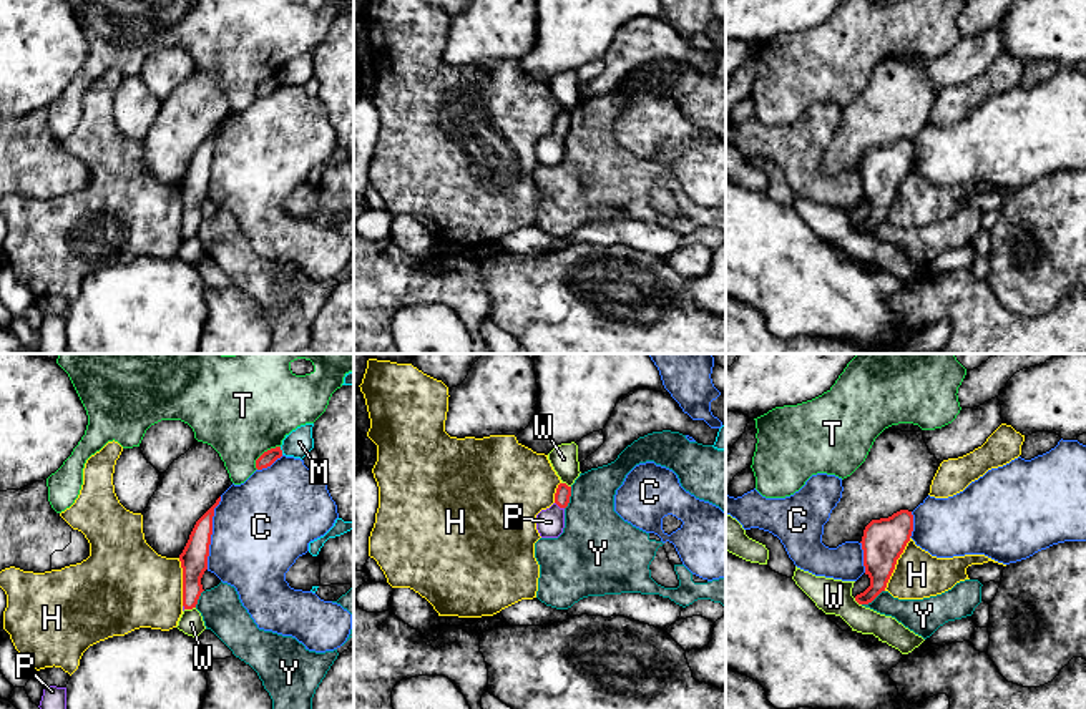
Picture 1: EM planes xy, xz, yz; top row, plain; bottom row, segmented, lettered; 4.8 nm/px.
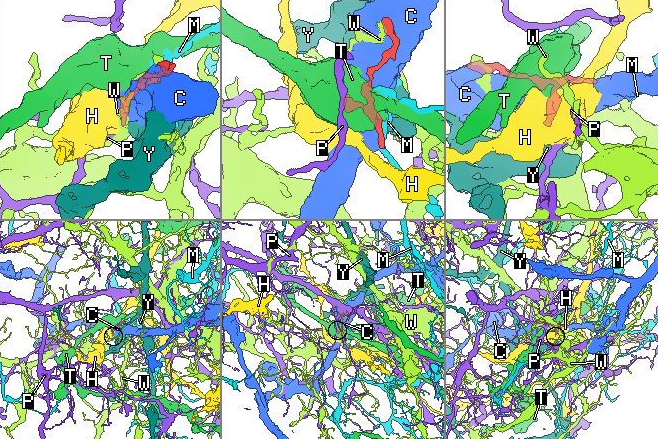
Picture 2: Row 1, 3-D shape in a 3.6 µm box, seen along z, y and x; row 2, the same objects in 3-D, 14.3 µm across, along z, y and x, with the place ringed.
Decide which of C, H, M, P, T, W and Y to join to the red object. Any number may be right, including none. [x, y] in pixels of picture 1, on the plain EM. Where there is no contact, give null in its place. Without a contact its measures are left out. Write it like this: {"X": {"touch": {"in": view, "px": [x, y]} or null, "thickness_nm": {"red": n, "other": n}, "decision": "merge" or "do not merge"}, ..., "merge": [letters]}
{"C": {"touch": {"in": "xy", "px": [211, 161]}, "thickness_nm": {"red": 130, "other": 460}, "decision": "do not merge"}, "H": {"touch": {"in": "yz", "px": [895, 191]}, "thickness_nm": {"red": 220, "other": 240}, "decision": "do not merge"}, "M": {"touch": {"in": "xy", "px": [281, 78]}, "thickness_nm": {"red": 70, "other": 140}, "decision": "do not merge"}, "P": {"touch": {"in": "xz", "px": [560, 135]}, "thickness_nm": {"red": 80, "other": 140}, "decision": "merge"}, "T": {"touch": {"in": "xy", "px": [264, 80]}, "thickness_nm": {"red": 70, "other": 420}, "decision": "do not merge"}, "W": {"touch": {"in": "xy", "px": [190, 236]}, "thickness_nm": {"red": 130, "other": 120}, "decision": "do not merge"}, "Y": {"touch": {"in": "yz", "px": [872, 228]}, "thickness_nm": {"red": 180, "other": 160}, "decision": "do not merge"}, "merge": ["P"]}

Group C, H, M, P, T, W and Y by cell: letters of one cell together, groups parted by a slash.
C / H / M / P / T / W / Y

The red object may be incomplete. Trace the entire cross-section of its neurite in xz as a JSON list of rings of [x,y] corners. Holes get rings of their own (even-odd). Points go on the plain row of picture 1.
[[[560,111],[555,121],[555,131],[536,143],[536,158],[541,166],[558,166],[565,156],[565,136],[570,131],[571,115]]]

